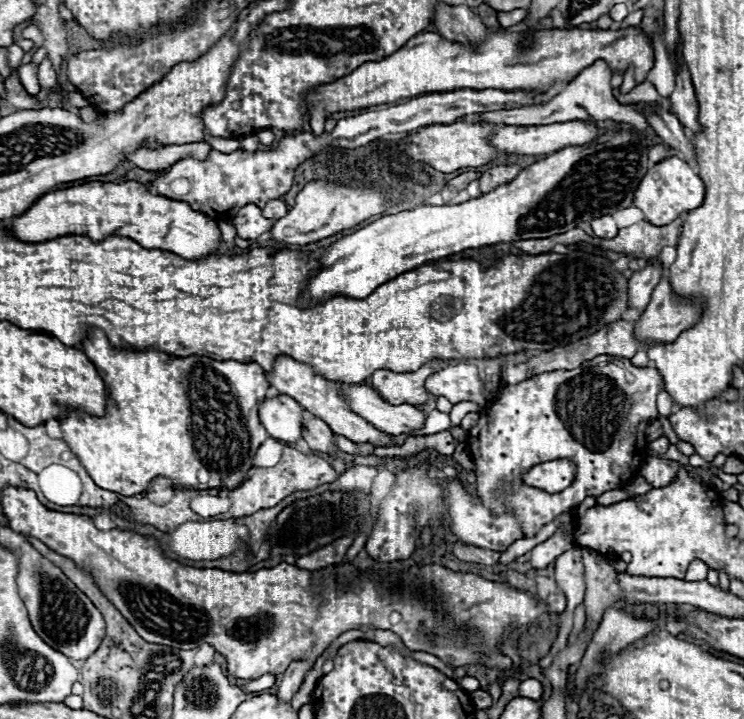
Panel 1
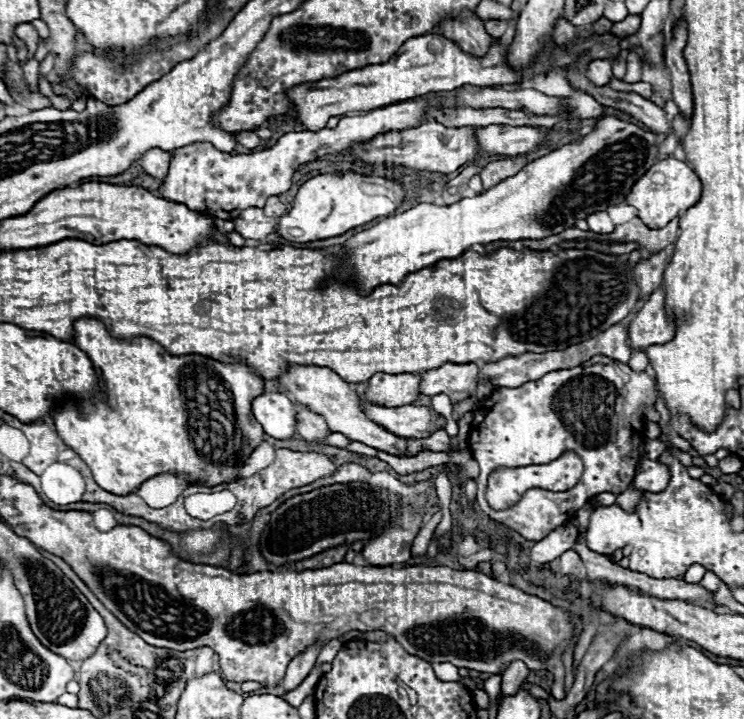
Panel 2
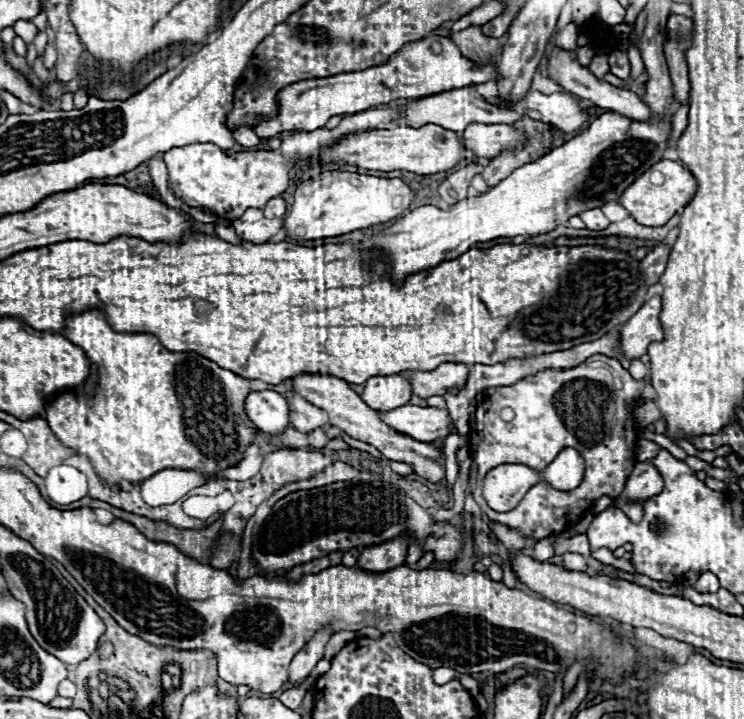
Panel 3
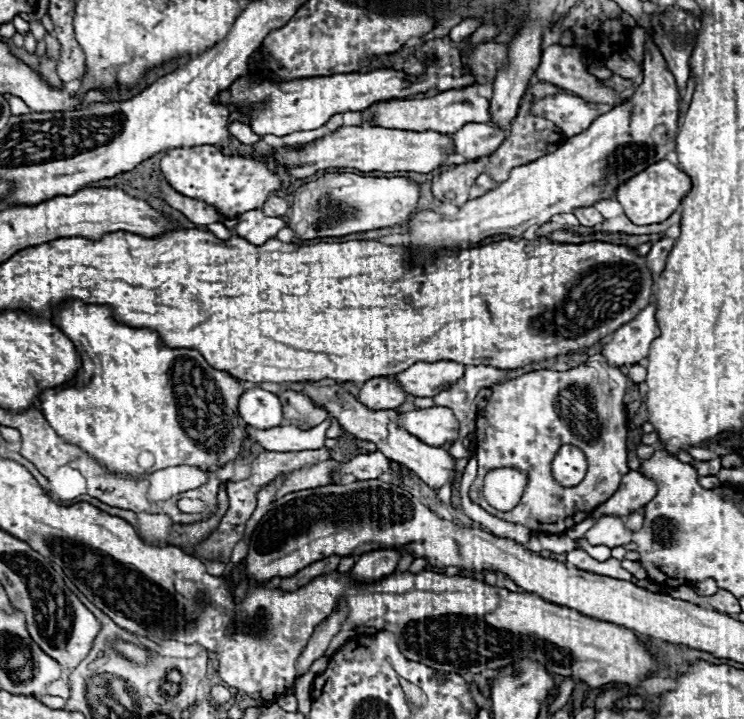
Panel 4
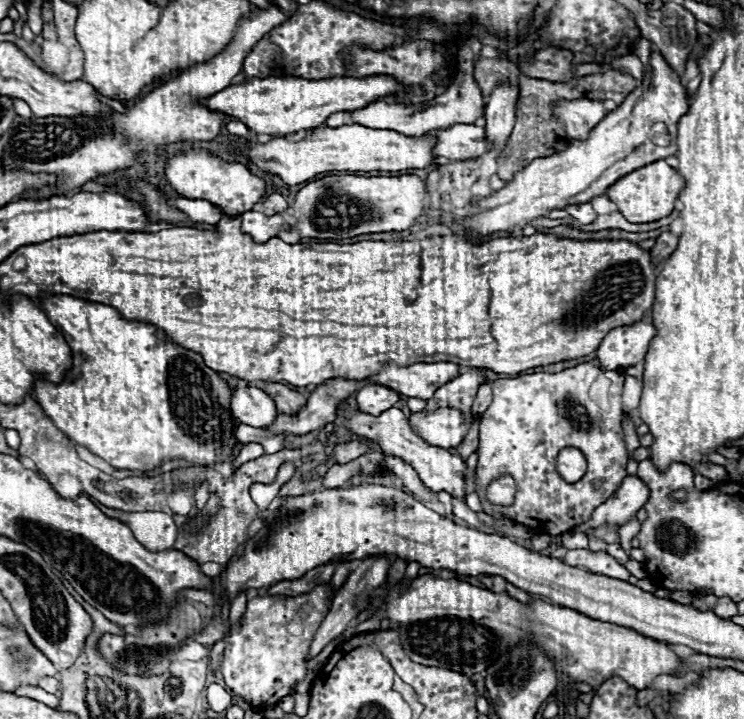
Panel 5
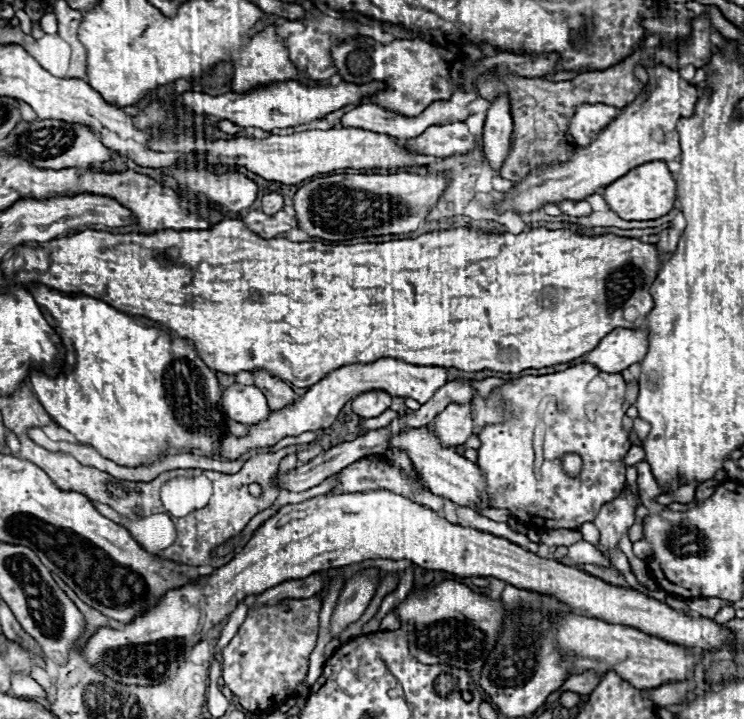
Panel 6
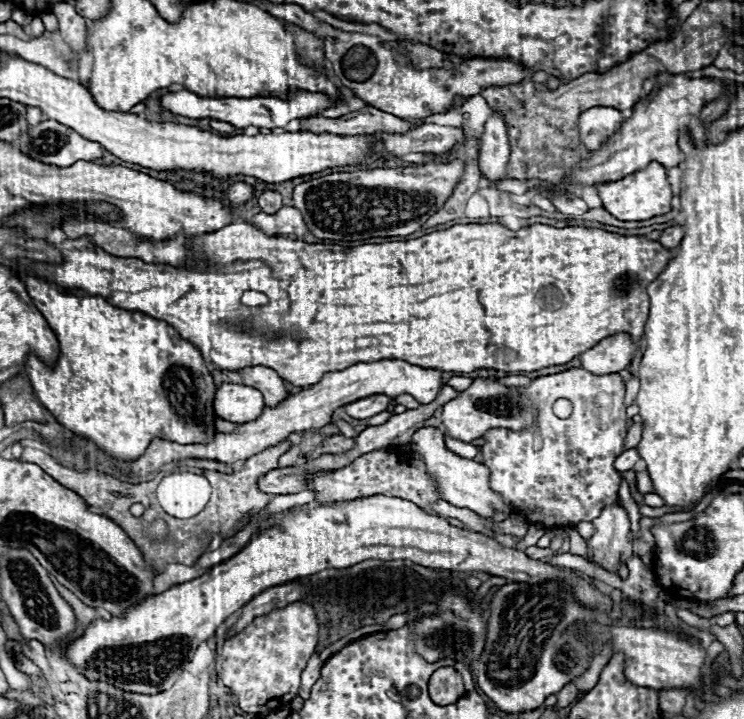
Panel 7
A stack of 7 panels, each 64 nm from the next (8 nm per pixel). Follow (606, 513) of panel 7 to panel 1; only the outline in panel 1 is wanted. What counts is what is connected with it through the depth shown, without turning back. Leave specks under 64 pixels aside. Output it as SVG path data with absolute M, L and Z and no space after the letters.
M646 458L646 462L642 464L642 476L654 484L654 488L662 488L668 486L680 468L688 468L686 464L680 464L676 460L662 460L662 458Z

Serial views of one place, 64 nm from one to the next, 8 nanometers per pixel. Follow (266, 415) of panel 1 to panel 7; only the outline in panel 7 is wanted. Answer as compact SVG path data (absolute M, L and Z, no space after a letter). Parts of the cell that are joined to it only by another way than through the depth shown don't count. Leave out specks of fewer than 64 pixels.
M222 384L216 390L214 412L218 418L244 424L256 420L262 414L262 410L264 410L264 398L252 386Z

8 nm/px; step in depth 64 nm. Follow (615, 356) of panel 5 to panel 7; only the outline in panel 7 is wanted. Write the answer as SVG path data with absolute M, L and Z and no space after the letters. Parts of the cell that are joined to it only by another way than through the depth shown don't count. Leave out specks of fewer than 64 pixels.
M618 332L600 340L594 348L586 350L580 360L582 368L594 374L612 374L624 370L632 362L636 352L638 344L632 340L632 336Z

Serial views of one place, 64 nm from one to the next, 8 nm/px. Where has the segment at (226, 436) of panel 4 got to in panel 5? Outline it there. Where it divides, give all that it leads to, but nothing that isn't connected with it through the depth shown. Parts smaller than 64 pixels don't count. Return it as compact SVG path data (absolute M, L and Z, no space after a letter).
M66 294L46 296L40 302L48 320L64 334L68 346L82 354L84 364L90 364L90 368L82 370L82 376L72 382L36 382L34 386L38 404L62 434L118 470L146 472L166 460L180 458L194 466L212 466L232 456L236 446L236 420L230 412L234 388L230 388L218 372L208 368L200 354L170 342L152 324L120 318L112 306L100 302L86 302Z

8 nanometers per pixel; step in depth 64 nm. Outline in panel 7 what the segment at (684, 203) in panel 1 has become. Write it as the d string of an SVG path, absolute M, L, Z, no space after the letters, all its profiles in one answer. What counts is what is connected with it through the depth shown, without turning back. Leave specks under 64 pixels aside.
M658 162L648 164L642 170L636 170L632 174L628 174L626 178L620 178L616 182L606 182L602 186L596 186L598 196L604 202L604 208L616 216L618 220L626 220L626 222L640 222L640 220L650 220L654 216L662 216L666 212L672 210L670 202L672 202L672 186L668 182L666 176L666 168Z

